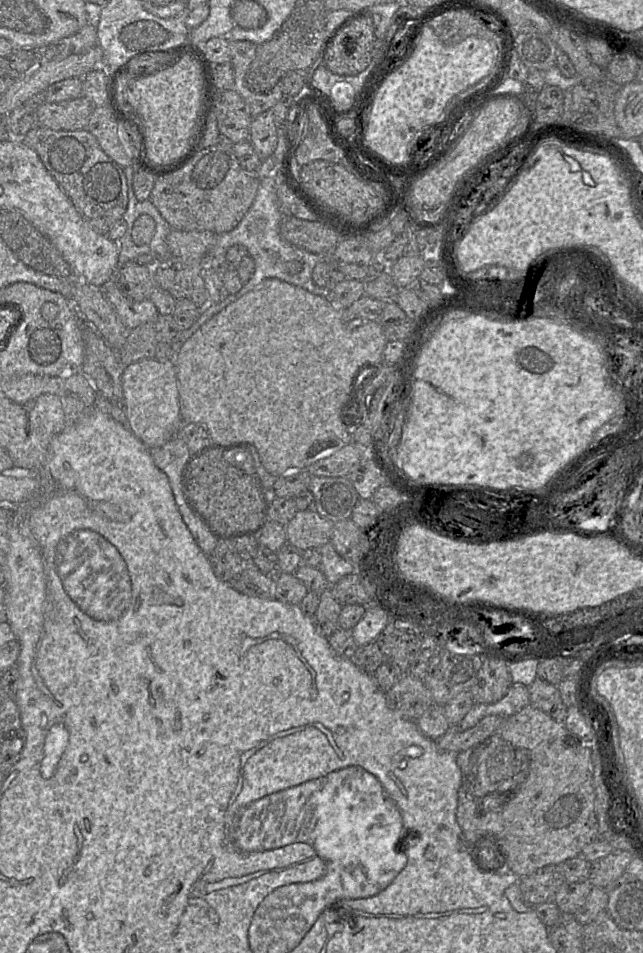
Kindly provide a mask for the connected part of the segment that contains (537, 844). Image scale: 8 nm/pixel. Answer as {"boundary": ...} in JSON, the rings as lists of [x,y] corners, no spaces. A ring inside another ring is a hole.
{"boundary":[[[531,704],[524,707],[518,713],[507,718],[501,727],[484,742],[456,754],[456,762],[462,773],[462,784],[458,791],[458,806],[456,819],[463,831],[470,852],[475,863],[486,871],[509,871],[517,876],[523,877],[534,873],[536,870],[548,866],[559,865],[568,859],[581,856],[582,850],[598,839],[598,820],[595,811],[595,790],[592,779],[592,745],[571,746],[566,745],[568,730],[564,723],[559,723],[549,715]],[[488,782],[487,789],[483,789],[481,784]],[[507,790],[506,796],[502,800],[494,801],[494,808],[487,810],[484,808],[487,800],[494,797],[497,791]]]}

